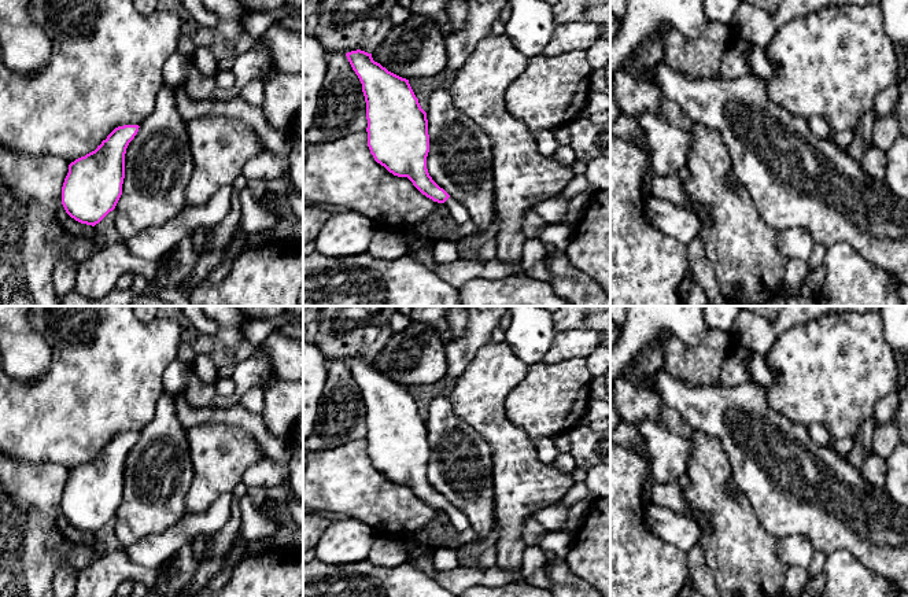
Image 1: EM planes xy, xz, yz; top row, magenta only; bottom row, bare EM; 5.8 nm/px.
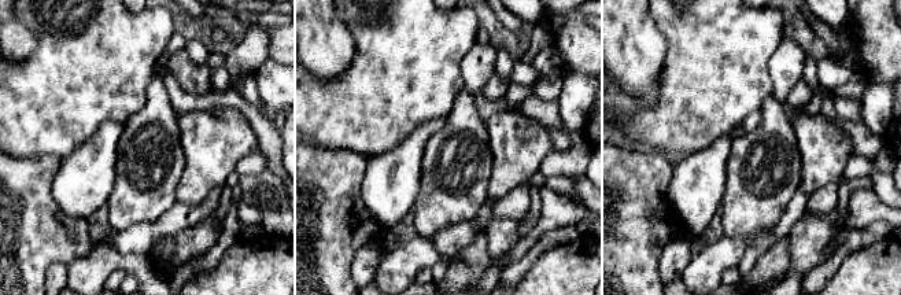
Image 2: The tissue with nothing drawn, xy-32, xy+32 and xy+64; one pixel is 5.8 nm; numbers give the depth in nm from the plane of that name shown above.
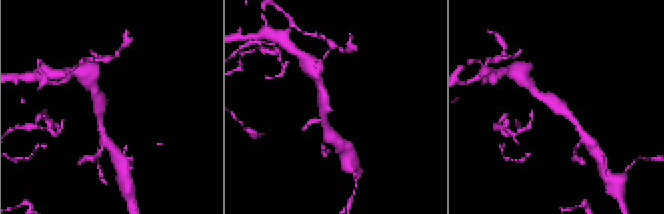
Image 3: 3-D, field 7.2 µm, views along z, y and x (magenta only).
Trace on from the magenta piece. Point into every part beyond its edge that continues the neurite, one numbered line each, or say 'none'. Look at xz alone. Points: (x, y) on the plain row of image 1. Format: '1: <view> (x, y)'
1: xz (458, 520)

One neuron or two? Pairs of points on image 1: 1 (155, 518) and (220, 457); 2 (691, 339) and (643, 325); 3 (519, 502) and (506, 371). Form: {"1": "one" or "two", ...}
{"1": "two", "2": "one", "3": "one"}

